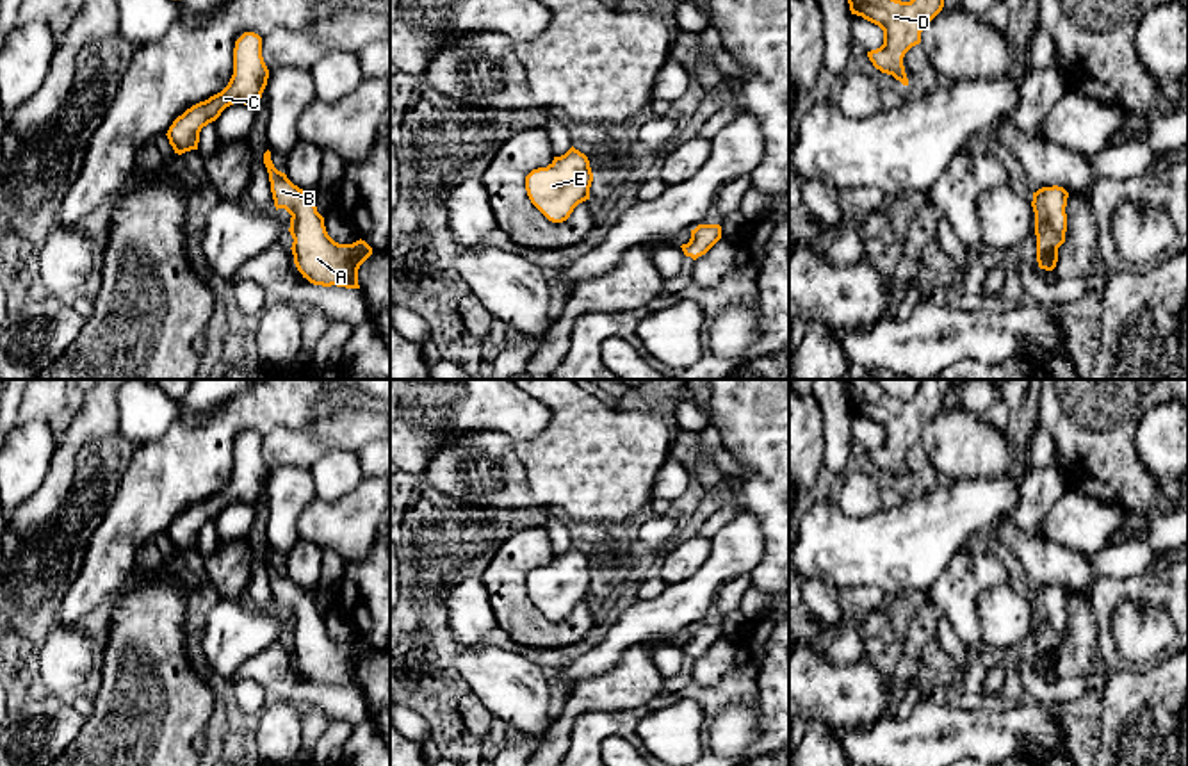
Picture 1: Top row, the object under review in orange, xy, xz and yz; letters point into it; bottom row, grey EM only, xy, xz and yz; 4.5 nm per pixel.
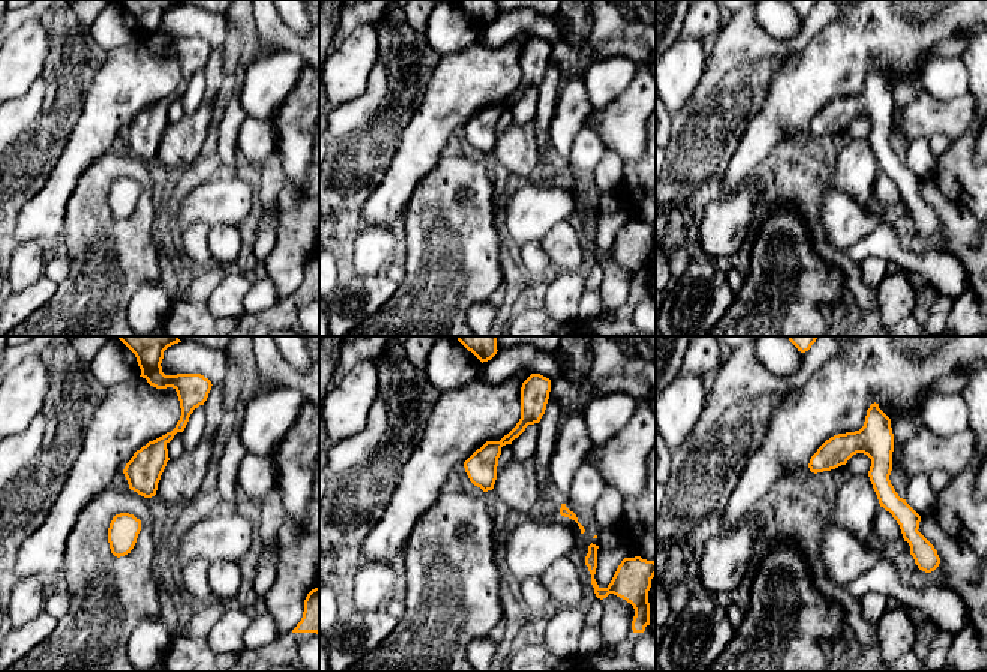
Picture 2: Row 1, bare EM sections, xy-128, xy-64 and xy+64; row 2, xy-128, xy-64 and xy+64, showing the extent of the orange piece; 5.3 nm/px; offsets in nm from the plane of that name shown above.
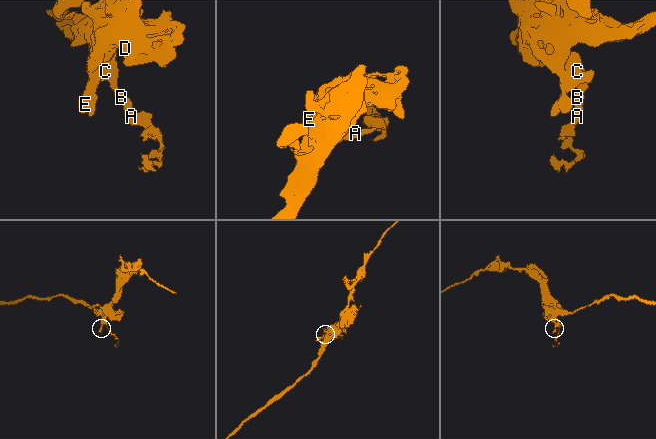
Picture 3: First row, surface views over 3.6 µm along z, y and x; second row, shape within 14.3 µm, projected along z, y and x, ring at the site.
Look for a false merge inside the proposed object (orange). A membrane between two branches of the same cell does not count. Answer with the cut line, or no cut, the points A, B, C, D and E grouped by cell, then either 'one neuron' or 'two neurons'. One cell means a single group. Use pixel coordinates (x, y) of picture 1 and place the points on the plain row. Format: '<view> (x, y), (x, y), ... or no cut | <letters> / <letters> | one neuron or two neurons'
yz (1064, 610), (1035, 617) | A / B C D E | two neurons

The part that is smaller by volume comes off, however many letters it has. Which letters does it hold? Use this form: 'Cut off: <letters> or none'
Cut off: A

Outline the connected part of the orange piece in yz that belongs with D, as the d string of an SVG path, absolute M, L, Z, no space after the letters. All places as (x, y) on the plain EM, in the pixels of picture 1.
M846 379L846 383L851 413L862 415L883 429L883 444L867 451L869 460L882 472L908 485L903 456L921 442L921 431L942 410L955 379L921 379L910 401L876 390L873 379Z

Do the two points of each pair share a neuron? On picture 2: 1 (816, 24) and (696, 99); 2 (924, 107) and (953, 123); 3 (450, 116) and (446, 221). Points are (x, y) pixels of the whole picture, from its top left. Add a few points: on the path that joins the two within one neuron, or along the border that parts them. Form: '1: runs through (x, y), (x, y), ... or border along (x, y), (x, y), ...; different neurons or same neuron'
1: runs through (783, 47), (738, 47), (719, 66); same neuron
2: runs through (932, 114), (935, 117), (945, 117); same neuron
3: border along (441, 158), (417, 183); different neurons

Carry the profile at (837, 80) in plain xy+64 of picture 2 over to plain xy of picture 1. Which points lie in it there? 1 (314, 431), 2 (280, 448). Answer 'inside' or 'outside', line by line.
1: outside
2: outside

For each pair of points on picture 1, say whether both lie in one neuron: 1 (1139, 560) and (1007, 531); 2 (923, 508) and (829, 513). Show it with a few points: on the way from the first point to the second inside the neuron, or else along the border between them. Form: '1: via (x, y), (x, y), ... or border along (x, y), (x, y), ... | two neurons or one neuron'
1: via (1106, 563), (1062, 567), (1039, 558) | one neuron
2: via (900, 528), (852, 528) | one neuron

